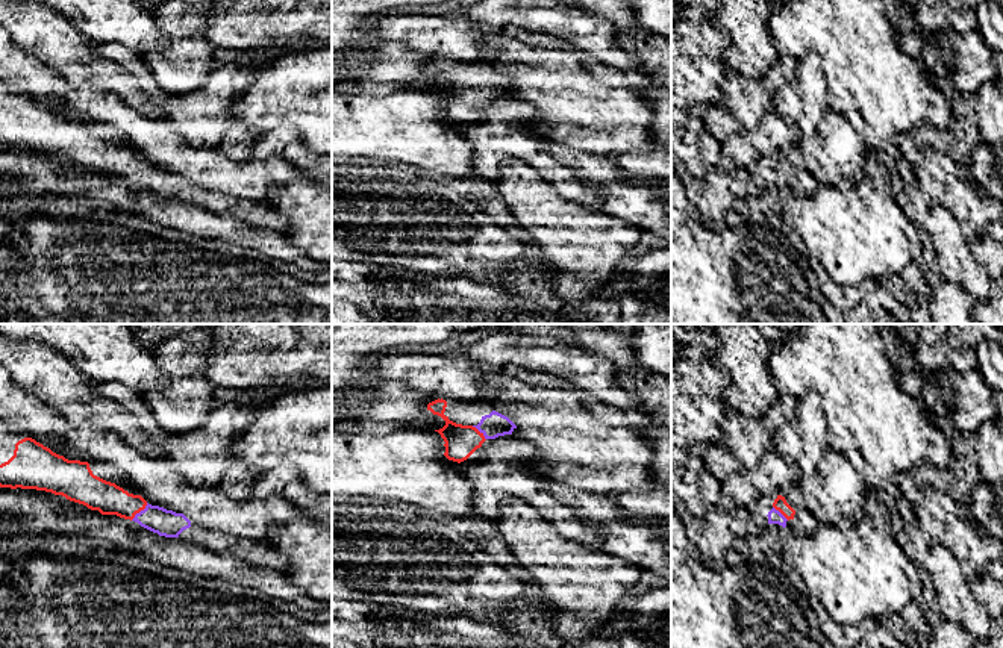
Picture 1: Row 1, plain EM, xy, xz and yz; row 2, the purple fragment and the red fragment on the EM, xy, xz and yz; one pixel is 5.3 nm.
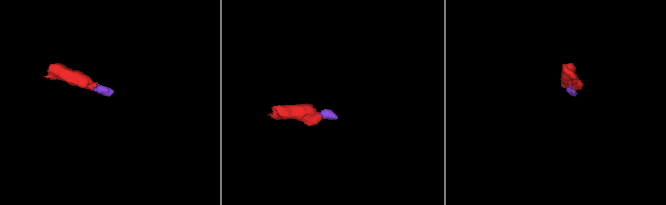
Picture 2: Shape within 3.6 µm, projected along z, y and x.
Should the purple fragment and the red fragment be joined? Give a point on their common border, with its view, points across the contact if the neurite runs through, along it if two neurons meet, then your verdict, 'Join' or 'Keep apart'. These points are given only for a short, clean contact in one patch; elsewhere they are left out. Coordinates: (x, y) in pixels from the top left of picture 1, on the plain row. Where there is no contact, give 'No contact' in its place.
Touches purple at xy (141, 171). Path across: xy (165, 183), (147, 177), (141, 171), (97, 155). Join

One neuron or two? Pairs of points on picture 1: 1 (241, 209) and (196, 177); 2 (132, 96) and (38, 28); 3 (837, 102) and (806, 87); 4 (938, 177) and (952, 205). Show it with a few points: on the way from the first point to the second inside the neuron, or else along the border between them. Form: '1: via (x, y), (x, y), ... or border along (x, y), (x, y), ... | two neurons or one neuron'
1: border along (240, 199), (268, 205) | two neurons
2: via (109, 76), (81, 65), (61, 46) | one neuron
3: border along (821, 61), (826, 77), (826, 105), (829, 109) | two neurons
4: via (940, 183), (952, 199) | one neuron

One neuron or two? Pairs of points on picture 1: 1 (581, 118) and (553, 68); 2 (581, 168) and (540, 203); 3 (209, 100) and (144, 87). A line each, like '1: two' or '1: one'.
1: one
2: two
3: one

